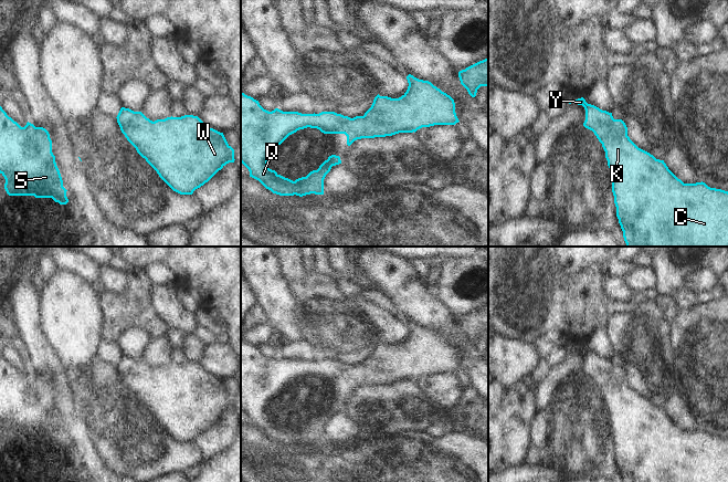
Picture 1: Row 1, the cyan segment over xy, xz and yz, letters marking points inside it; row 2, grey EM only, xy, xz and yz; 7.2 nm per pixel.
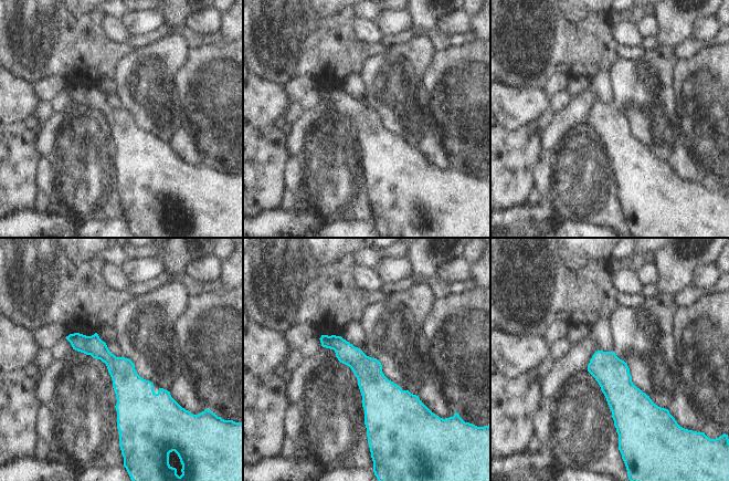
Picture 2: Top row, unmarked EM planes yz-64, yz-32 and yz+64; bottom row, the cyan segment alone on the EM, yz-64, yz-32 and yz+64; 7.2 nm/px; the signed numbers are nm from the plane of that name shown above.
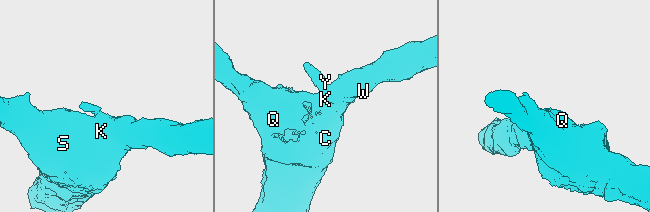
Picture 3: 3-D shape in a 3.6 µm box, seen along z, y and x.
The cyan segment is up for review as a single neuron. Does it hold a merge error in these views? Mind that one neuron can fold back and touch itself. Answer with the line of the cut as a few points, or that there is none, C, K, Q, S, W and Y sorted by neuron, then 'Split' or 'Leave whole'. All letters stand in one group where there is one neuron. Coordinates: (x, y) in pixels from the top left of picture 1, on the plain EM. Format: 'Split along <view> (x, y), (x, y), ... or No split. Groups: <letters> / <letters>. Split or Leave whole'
No split. Groups: C K Q S W Y. Leave whole

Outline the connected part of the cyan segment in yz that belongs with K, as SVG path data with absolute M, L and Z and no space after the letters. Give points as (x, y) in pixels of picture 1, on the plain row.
M583 345L571 350L584 355L583 374L594 380L605 399L616 464L623 482L728 482L728 439L710 436L703 429L684 431L668 417L664 408L656 407L630 387L622 367L614 367L612 360L588 352Z

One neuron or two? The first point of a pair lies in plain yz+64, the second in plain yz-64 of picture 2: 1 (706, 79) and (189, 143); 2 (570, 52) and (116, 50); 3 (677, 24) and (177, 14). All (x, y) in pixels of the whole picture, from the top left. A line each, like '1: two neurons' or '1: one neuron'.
1: two neurons
2: one neuron
3: one neuron

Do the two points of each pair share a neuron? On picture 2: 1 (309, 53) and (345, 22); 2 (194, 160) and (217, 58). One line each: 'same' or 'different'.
1: same
2: different

